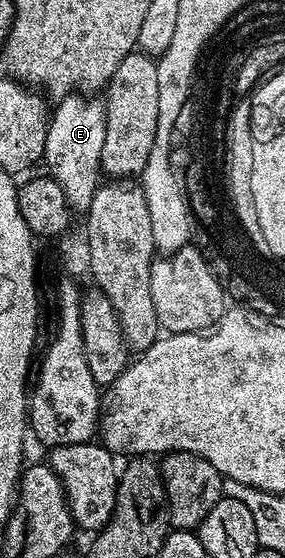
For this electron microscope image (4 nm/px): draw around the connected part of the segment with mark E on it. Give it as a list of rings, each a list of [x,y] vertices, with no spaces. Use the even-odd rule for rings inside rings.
[[[72,93],[58,100],[59,107],[50,112],[42,162],[47,163],[50,178],[65,189],[67,204],[72,212],[86,213],[91,209],[93,193],[101,186],[101,149],[105,145],[107,108],[95,97]]]

